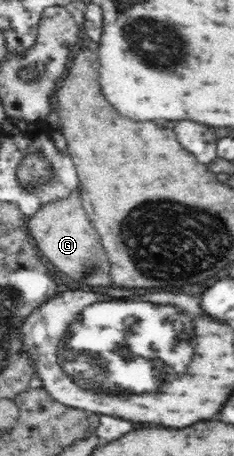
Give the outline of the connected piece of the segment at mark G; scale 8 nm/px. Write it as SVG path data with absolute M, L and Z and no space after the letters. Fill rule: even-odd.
M80 191L73 192L67 198L52 201L41 207L36 215L27 219L27 229L34 237L38 249L59 271L67 273L75 281L87 285L111 285L109 267L103 259L101 239L95 233L93 223L89 223L87 211L82 205Z

